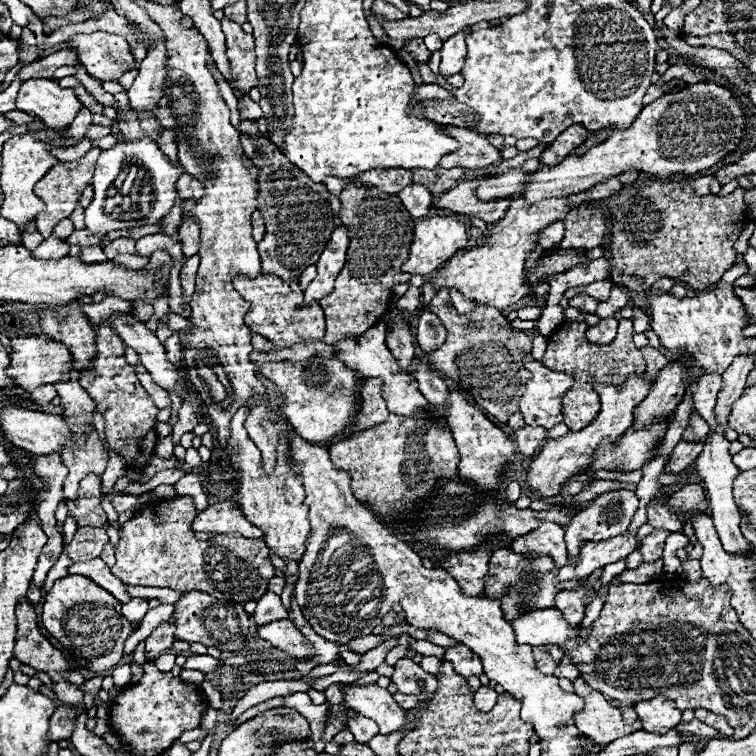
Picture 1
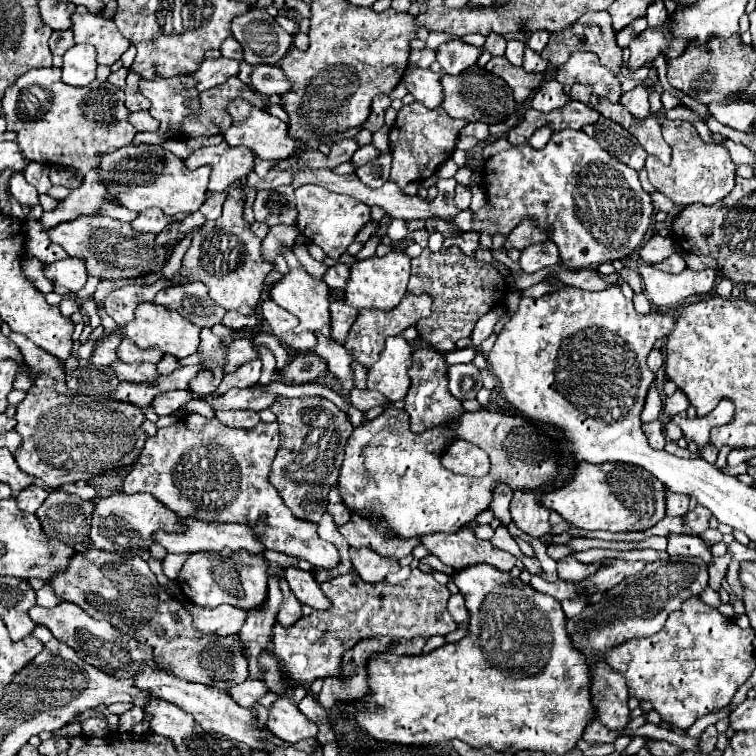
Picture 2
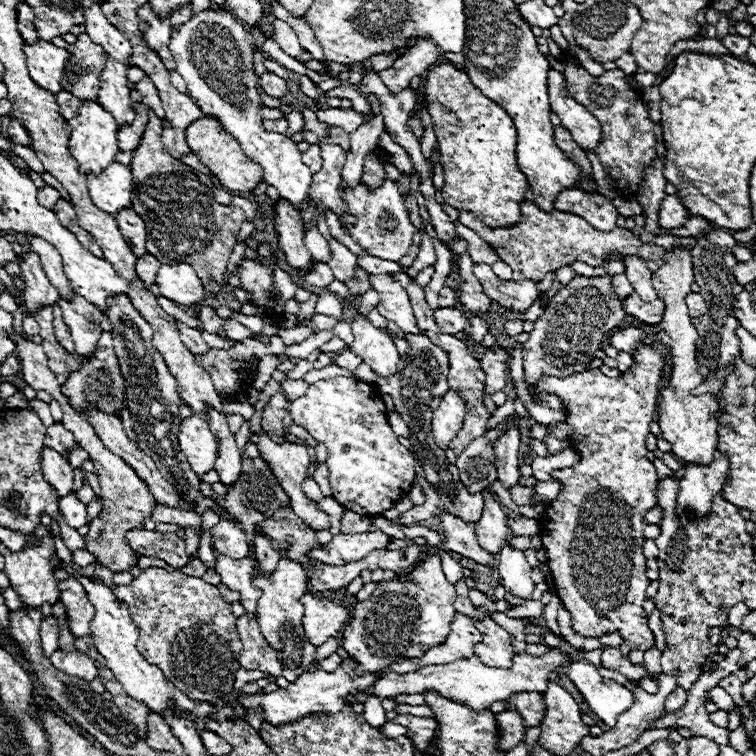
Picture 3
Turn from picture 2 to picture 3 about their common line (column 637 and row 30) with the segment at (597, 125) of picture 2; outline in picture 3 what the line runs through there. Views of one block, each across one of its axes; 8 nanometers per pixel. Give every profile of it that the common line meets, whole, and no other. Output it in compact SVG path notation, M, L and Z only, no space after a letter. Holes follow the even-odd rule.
M150 2L142 4L138 8L138 20L140 20L140 32L144 40L148 42L150 50L158 54L158 58L166 64L168 70L174 70L174 58L168 50L168 40L170 40L170 16L158 18L158 14L152 10Z

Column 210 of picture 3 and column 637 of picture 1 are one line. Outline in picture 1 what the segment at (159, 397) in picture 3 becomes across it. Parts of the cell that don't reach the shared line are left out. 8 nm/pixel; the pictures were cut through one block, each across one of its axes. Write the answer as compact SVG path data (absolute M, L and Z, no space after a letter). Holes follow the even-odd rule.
M610 490L600 494L590 506L582 508L572 522L566 526L566 548L568 548L568 560L578 562L578 550L586 542L602 542L602 538L612 538L614 534L620 534L630 526L632 516L638 510L638 498L630 494L628 490L622 490L626 494L618 494L620 490Z

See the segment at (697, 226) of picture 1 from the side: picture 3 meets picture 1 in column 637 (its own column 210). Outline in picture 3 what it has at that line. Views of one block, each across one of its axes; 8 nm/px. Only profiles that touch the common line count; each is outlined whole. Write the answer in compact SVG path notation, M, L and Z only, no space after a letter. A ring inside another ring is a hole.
M148 110L148 124L140 146L132 152L130 168L134 170L132 208L142 214L146 224L146 250L162 264L186 262L194 266L204 288L212 294L222 292L222 276L232 254L236 234L246 220L252 220L256 210L246 198L232 196L230 206L214 200L214 184L208 176L196 174L190 166L174 160L162 146L162 120Z

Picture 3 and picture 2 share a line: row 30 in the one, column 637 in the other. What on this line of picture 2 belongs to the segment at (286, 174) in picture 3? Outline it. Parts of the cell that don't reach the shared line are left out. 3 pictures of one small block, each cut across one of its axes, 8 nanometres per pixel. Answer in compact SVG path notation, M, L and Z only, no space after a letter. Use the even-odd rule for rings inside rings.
M560 130L558 134L552 134L542 150L534 150L530 144L502 150L484 162L482 174L486 206L472 212L472 230L478 234L486 232L494 236L500 232L502 236L508 236L524 218L530 218L534 226L548 230L548 238L558 246L560 260L568 270L596 268L604 262L622 260L634 254L652 226L654 204L650 194L642 190L638 172L618 162L582 130Z

